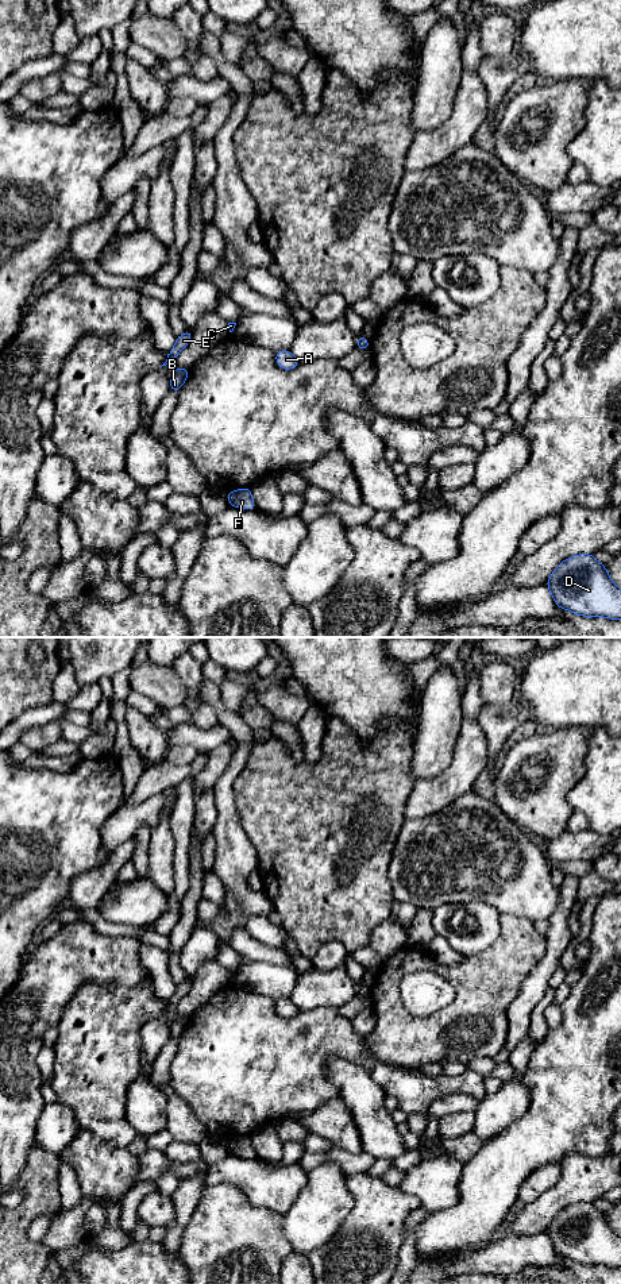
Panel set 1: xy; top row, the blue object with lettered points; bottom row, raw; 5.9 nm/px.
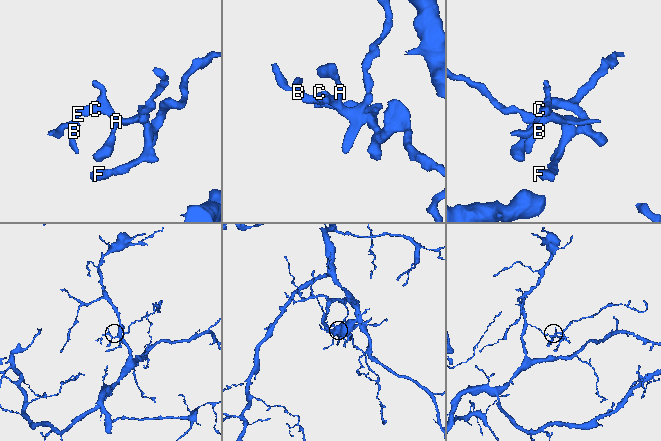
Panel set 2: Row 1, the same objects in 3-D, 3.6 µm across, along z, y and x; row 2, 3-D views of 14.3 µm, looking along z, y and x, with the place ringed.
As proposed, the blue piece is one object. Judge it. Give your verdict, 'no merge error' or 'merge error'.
merge error

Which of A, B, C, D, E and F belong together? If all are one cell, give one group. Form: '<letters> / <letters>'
A B C E F / D

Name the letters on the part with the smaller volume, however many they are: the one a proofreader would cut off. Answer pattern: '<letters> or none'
A, B, C, E, F

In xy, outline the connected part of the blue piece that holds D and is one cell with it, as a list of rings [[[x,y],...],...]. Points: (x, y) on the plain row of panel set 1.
[[[593,1202],[563,1208],[545,1233],[558,1256],[578,1264],[621,1268],[621,1237]]]

